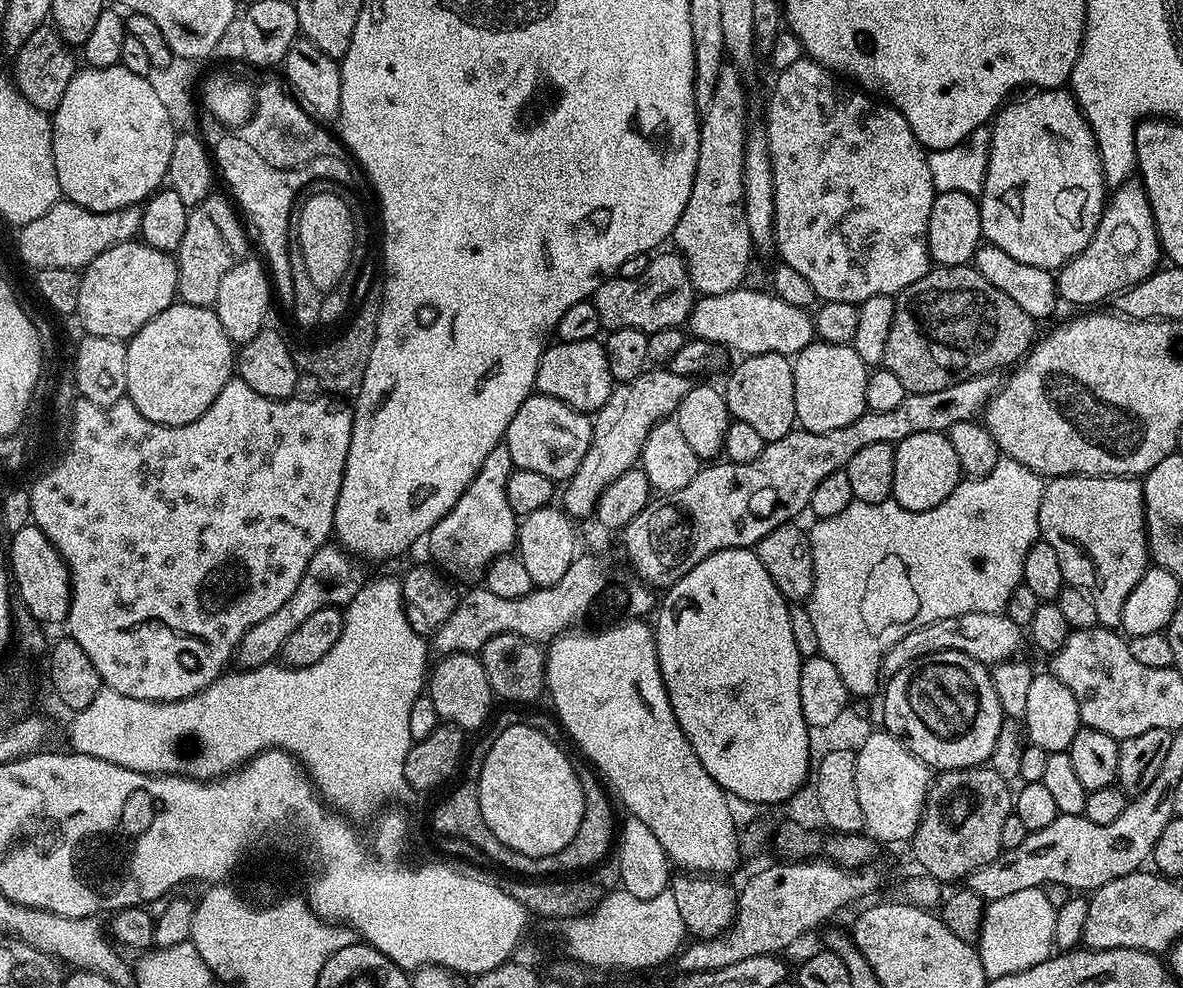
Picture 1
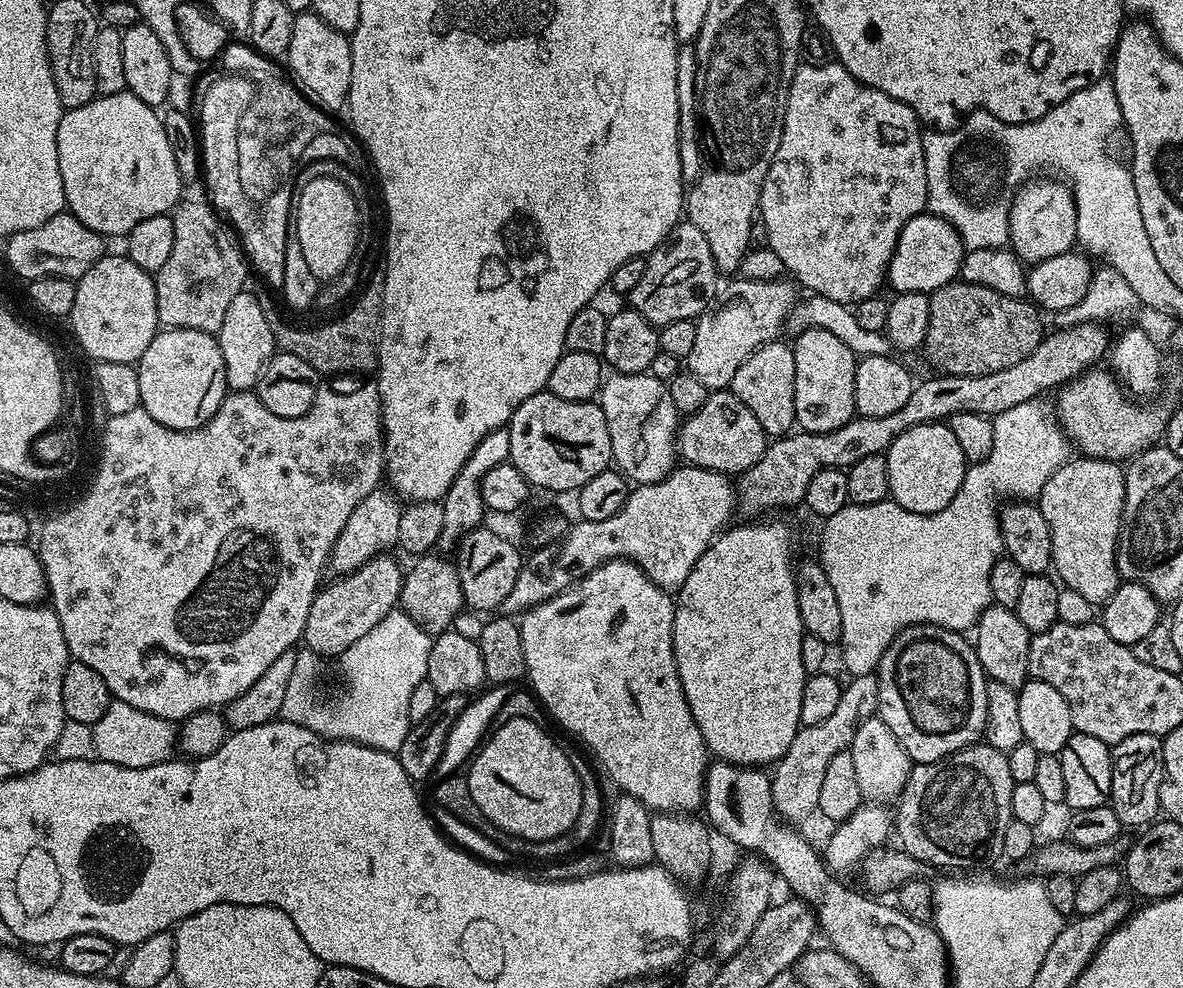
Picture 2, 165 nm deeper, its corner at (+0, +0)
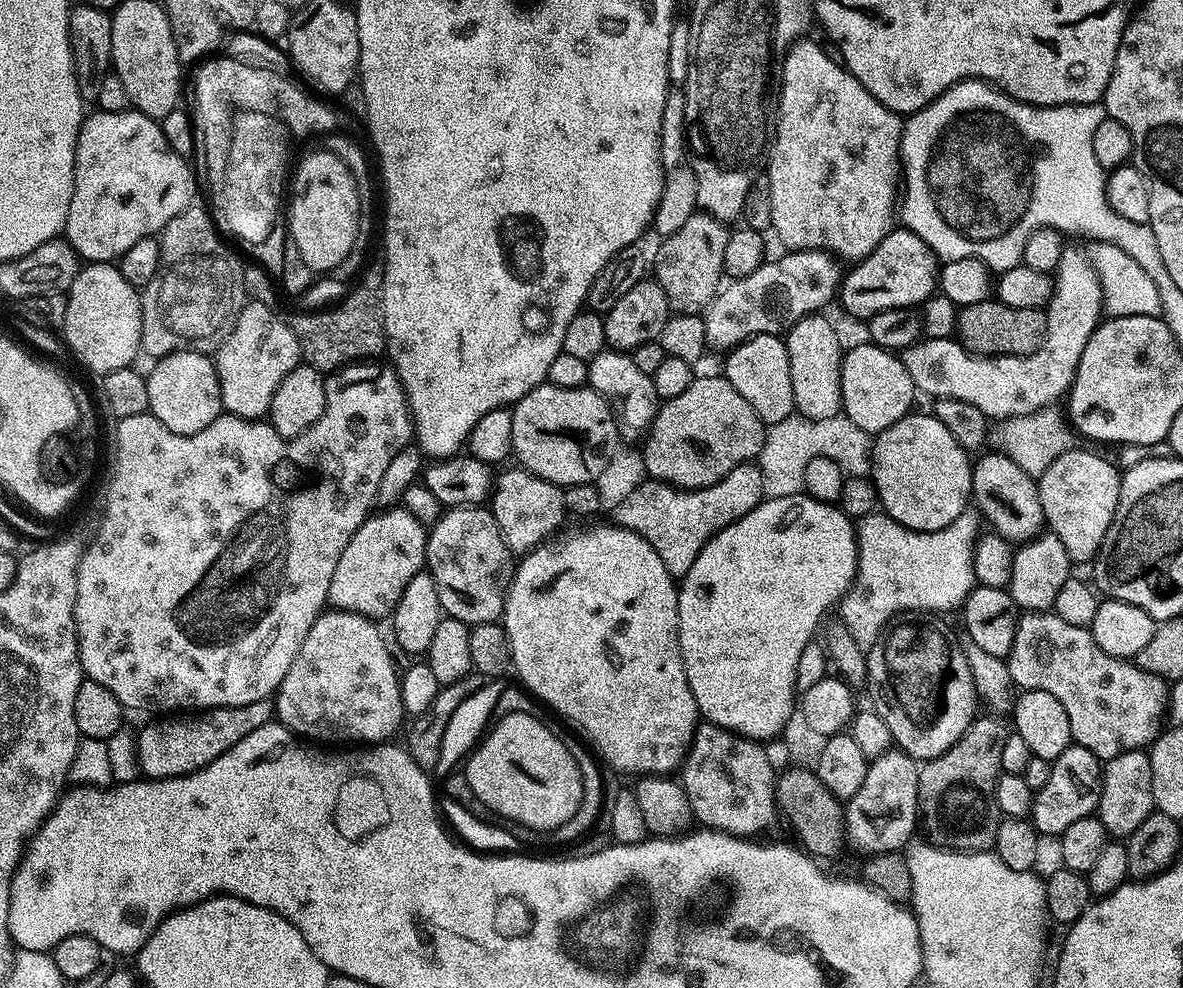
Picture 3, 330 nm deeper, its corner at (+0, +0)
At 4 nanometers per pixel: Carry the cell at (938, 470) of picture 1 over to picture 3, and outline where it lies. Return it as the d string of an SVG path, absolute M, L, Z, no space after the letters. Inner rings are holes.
M916 415L902 417L894 422L894 426L875 437L870 479L876 483L879 507L887 516L894 518L894 522L915 532L933 532L950 526L950 522L954 522L954 518L961 516L969 507L972 495L972 464L969 453L958 446L954 434L950 434L950 430L946 430L946 426L942 426L935 415Z

